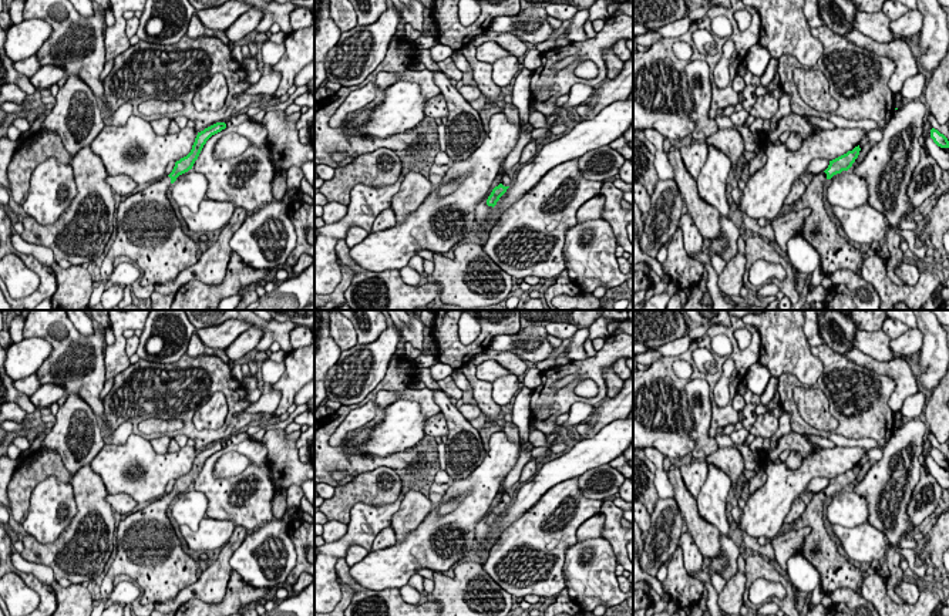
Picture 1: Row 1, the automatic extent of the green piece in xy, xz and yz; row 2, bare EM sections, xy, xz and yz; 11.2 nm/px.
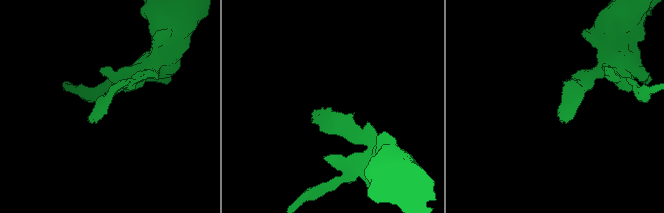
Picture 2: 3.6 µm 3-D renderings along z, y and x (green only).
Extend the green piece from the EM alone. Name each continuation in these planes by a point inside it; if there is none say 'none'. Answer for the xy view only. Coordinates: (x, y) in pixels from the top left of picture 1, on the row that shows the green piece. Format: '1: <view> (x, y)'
1: xy (148, 232)

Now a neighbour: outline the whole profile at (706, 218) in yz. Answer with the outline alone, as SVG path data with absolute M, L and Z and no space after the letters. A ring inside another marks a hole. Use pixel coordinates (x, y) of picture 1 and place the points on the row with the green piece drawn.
M674 142L667 156L674 169L673 179L701 238L707 240L717 239L721 235L720 213L699 196L697 184L682 159L680 144Z

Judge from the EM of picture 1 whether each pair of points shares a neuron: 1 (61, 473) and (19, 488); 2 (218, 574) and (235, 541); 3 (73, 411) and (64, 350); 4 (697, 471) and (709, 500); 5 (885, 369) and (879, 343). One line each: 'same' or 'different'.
1: same
2: same
3: different
4: different
5: different

